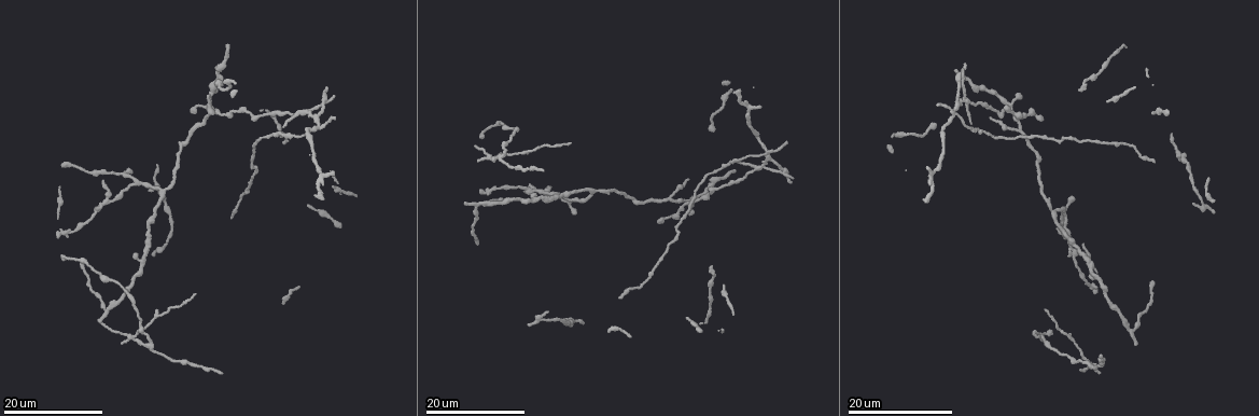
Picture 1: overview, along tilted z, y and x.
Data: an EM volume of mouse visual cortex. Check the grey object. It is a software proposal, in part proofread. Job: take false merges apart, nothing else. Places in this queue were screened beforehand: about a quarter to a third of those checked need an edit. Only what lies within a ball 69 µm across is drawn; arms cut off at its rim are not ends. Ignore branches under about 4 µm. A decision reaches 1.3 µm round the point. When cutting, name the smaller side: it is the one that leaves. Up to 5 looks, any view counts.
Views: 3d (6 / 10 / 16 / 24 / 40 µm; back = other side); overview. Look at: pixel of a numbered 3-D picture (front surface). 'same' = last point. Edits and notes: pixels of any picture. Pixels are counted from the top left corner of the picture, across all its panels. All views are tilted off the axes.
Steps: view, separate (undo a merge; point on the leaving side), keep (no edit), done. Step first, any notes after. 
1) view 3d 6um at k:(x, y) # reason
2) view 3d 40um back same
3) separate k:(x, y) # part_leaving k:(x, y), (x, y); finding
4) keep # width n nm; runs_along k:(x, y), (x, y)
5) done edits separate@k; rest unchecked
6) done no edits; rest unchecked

view 3d 24um at 1:(766, 155) # four or more arms meet

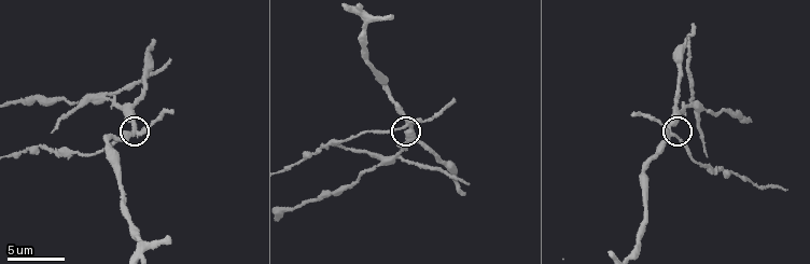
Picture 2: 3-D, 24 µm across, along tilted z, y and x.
view 3d 10um at 2:(403, 125)

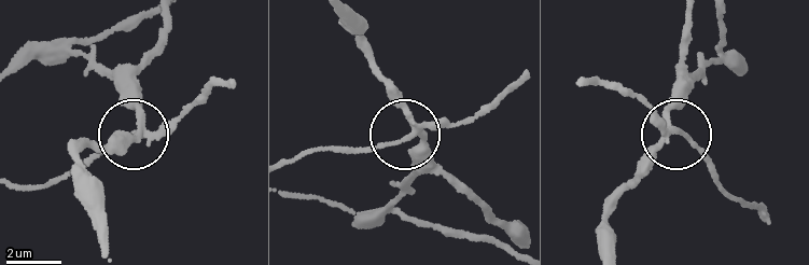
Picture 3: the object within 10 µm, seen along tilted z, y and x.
separate 3:(379, 144) # arms 4; part_leaving 3:(414, 134), (385, 145), (310, 149), (292, 159); a second neuron is stuck on

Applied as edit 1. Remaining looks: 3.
view overview

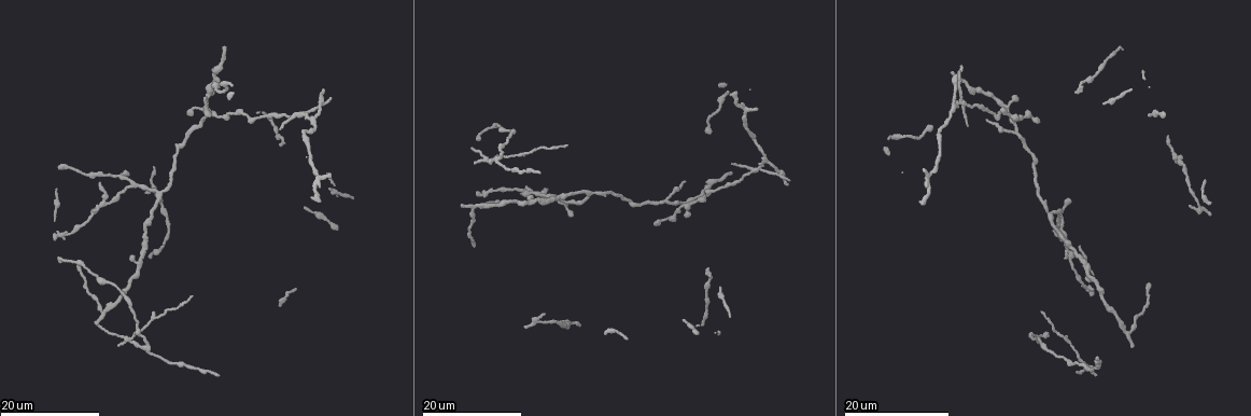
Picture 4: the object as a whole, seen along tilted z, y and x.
view 3d 16um at 4:(760, 168) # small branch off a trunk

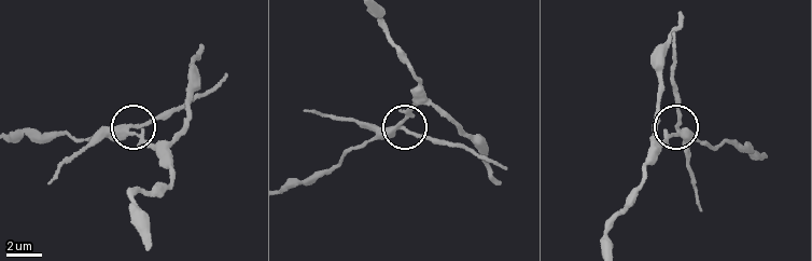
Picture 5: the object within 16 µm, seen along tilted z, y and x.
view 3d 10um at 5:(395, 129)

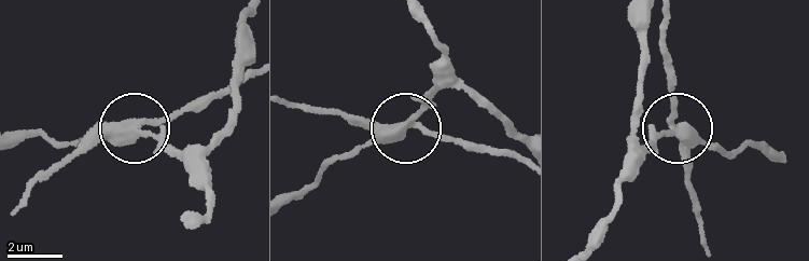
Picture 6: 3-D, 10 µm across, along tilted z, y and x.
separate 6:(427, 134) # part_leaving 6:(120, 124), (219, 95), (248, 72); two neurons meet here

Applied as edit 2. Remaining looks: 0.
done edits separate@3, separate@6; rest unchecked

